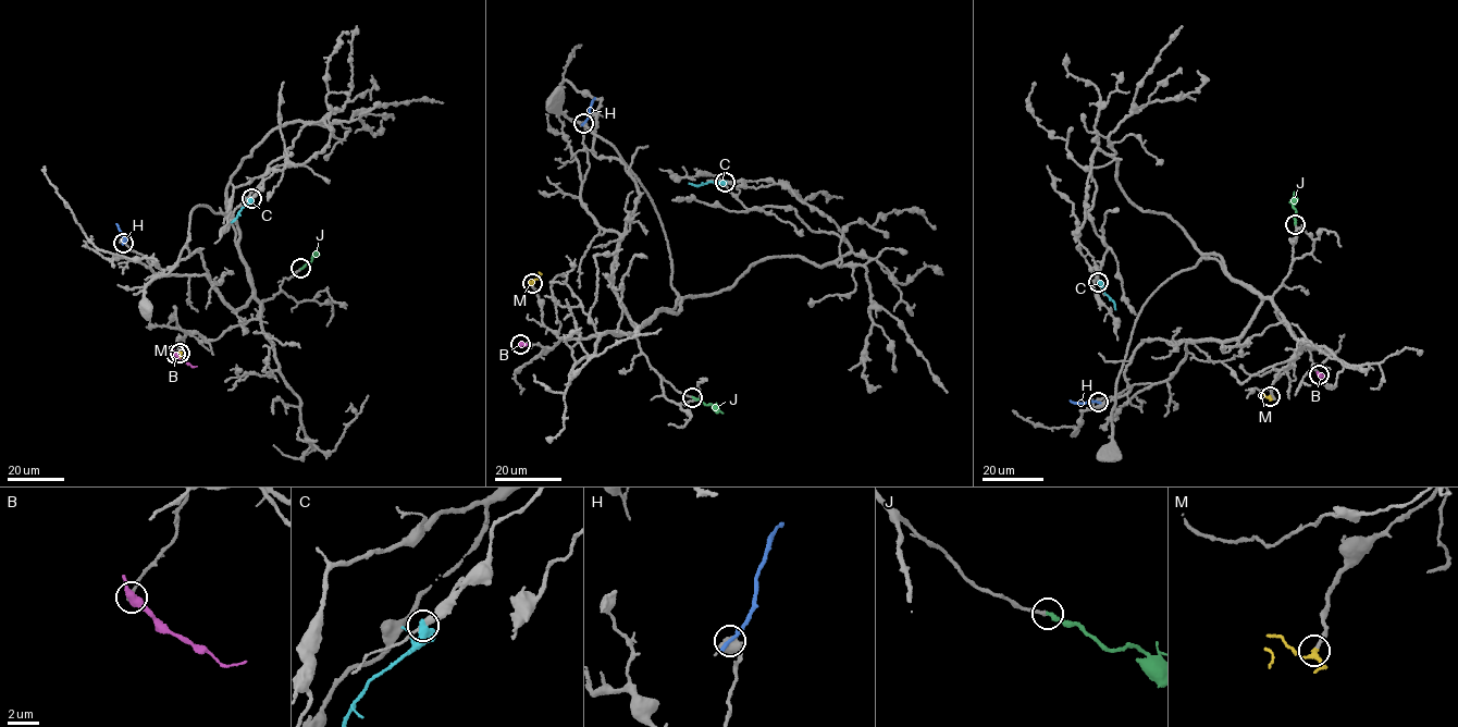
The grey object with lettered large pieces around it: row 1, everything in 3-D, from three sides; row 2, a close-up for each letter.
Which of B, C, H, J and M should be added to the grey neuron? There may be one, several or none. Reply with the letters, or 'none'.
J, M

